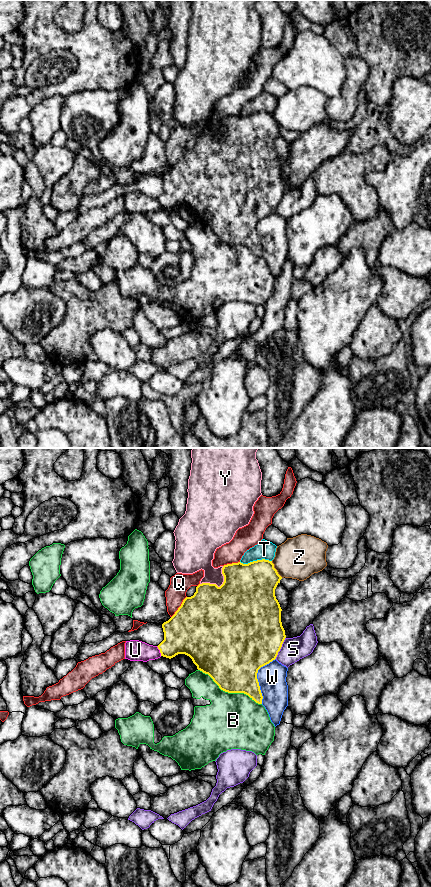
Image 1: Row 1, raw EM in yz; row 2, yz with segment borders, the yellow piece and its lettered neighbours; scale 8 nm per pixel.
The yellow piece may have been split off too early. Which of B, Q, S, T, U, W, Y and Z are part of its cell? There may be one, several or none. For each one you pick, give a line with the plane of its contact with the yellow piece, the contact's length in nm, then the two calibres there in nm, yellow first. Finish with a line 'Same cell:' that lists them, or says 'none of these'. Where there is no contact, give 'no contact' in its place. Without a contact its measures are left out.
Same cell: none of these

